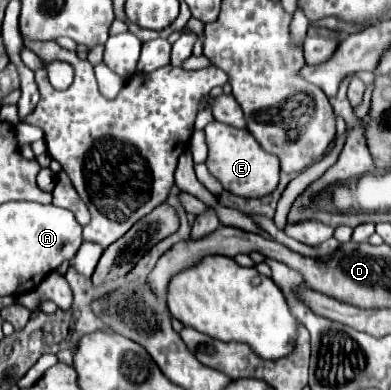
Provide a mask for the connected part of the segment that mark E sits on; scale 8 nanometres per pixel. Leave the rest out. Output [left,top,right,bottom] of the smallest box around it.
[205,122,279,198]

